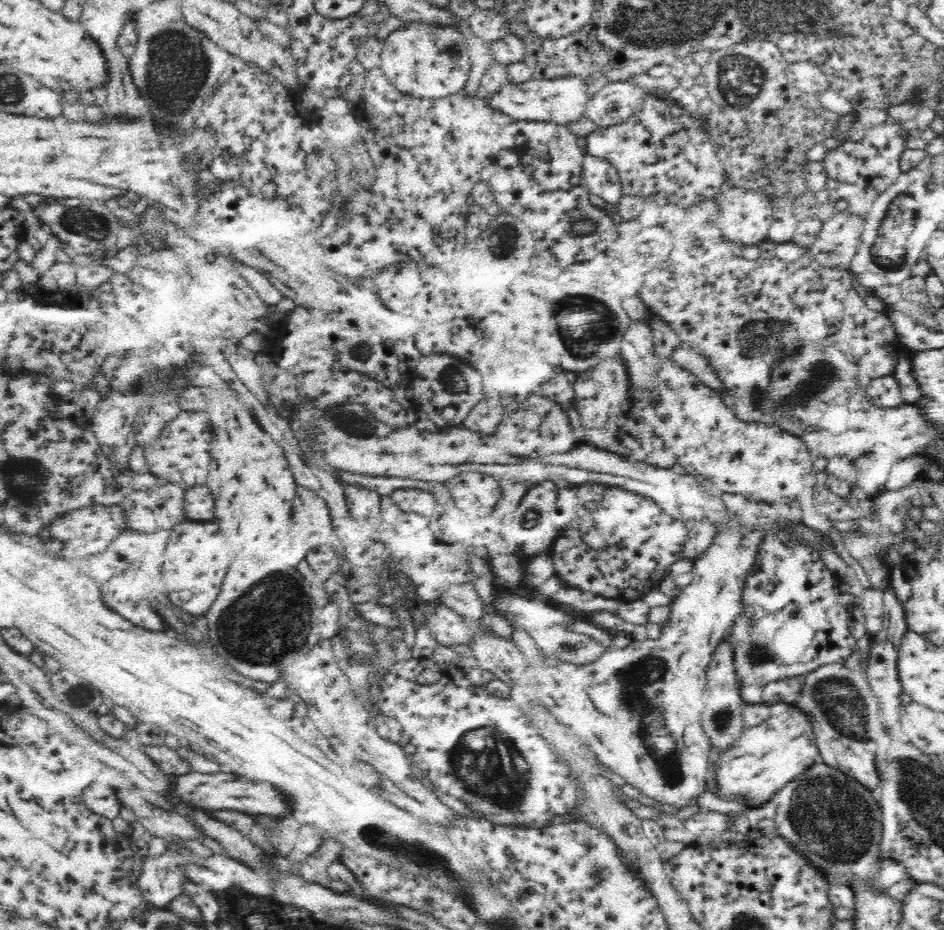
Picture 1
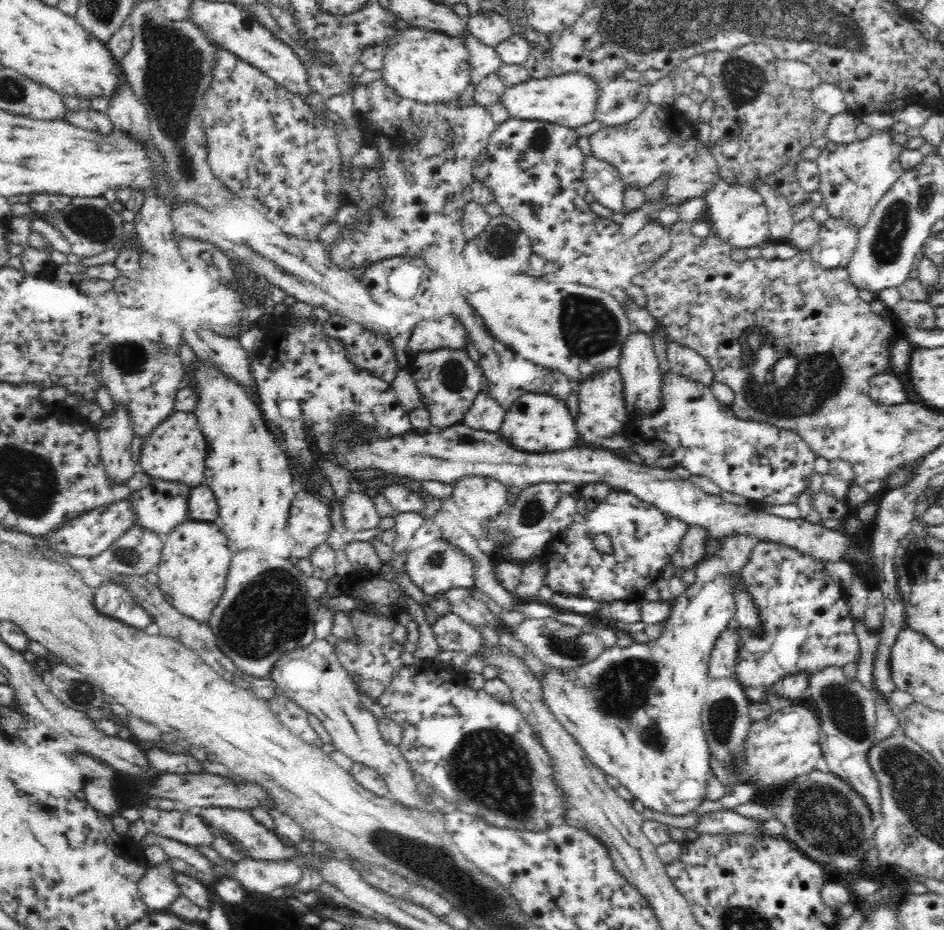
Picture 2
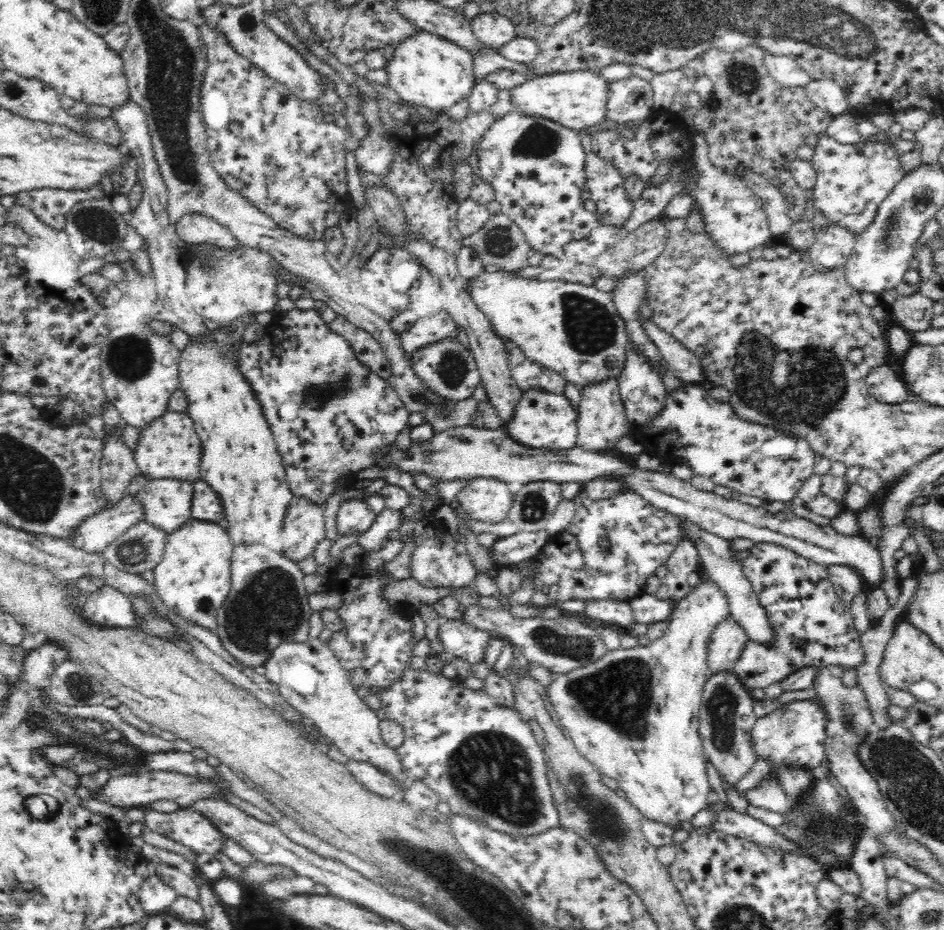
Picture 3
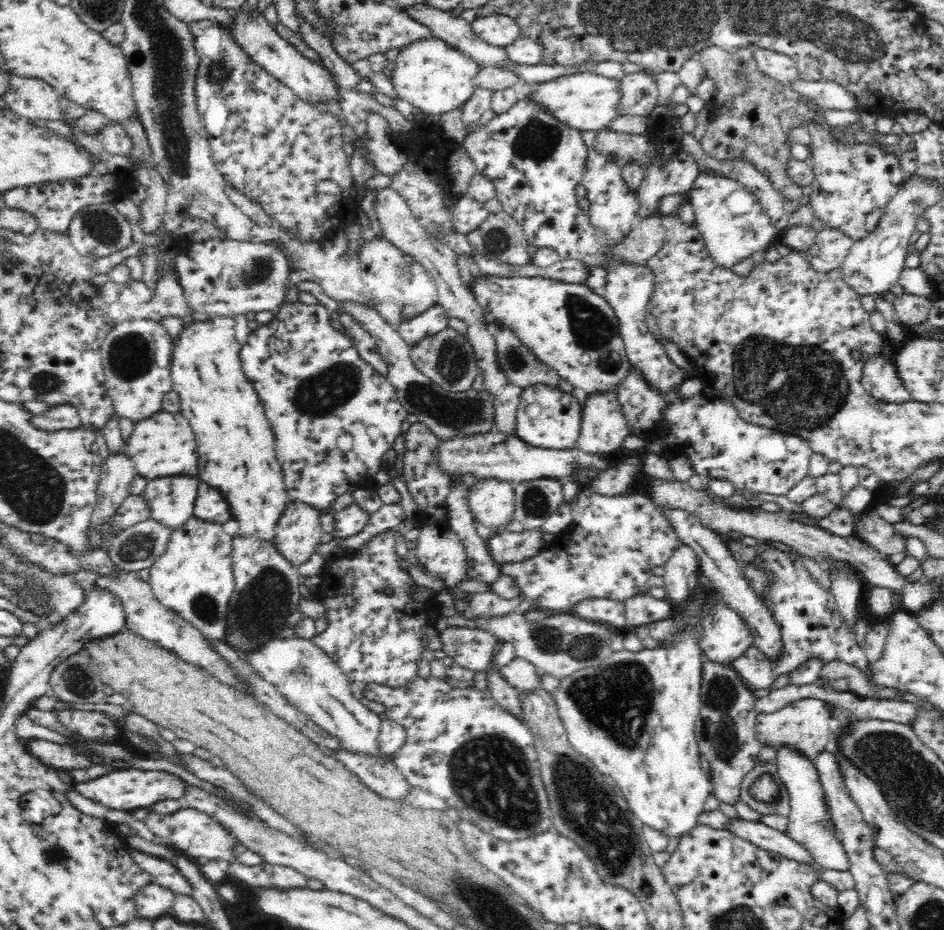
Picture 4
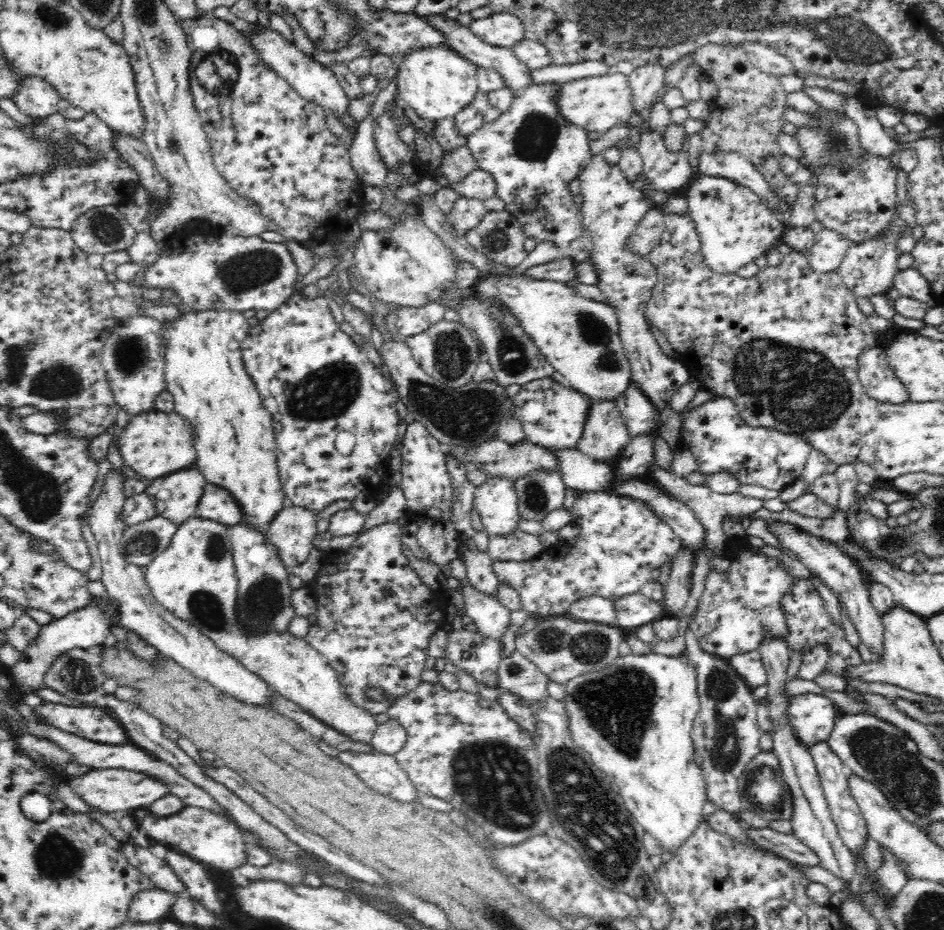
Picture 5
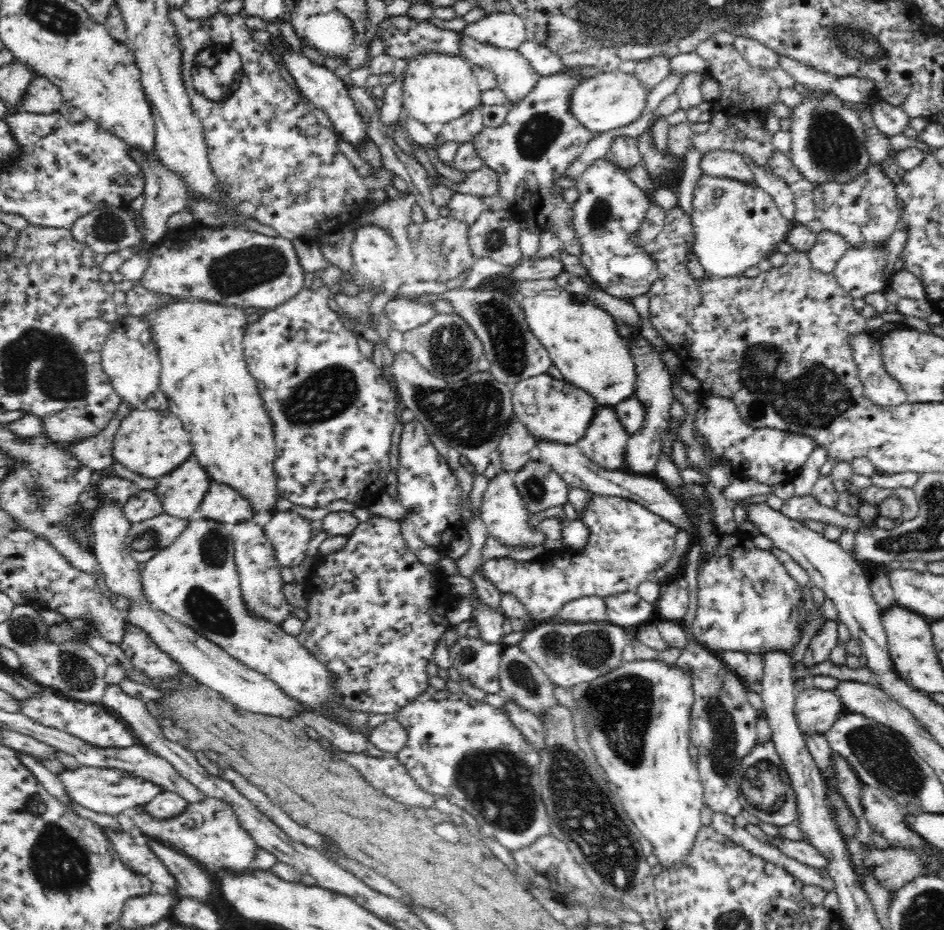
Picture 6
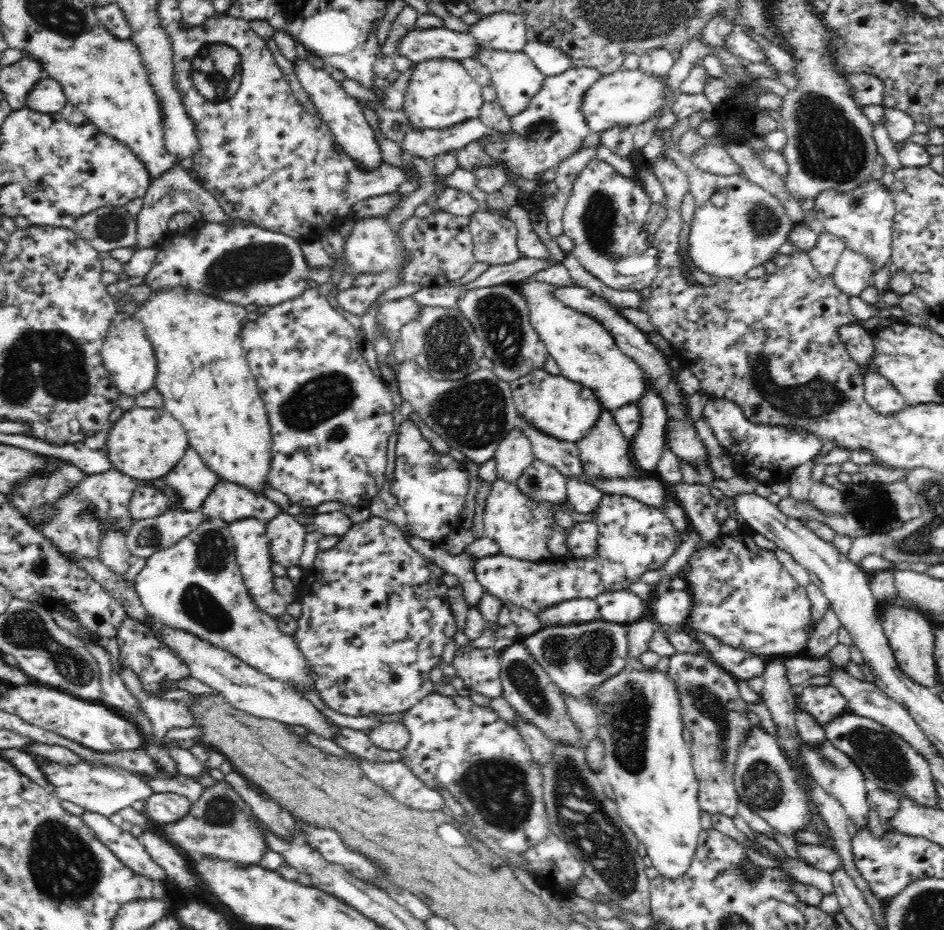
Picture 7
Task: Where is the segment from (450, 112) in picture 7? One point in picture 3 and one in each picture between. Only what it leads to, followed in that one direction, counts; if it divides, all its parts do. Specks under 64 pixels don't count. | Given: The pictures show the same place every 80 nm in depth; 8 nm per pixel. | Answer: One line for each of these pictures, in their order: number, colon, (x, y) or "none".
3: (424, 69)
4: (436, 77)
5: (437, 81)
6: (436, 87)

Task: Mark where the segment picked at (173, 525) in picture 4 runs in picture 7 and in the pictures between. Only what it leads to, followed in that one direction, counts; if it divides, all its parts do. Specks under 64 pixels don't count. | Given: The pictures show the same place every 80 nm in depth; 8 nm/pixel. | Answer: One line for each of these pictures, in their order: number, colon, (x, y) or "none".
5: (176, 495)
6: (181, 492)
7: (191, 480)

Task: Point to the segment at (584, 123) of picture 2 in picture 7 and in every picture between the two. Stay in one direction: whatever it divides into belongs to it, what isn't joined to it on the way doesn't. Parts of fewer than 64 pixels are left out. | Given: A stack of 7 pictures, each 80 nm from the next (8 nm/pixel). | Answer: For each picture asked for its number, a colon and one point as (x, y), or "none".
3: (576, 99)
4: (586, 101)
5: (598, 103)
6: (609, 100)
7: (626, 98)

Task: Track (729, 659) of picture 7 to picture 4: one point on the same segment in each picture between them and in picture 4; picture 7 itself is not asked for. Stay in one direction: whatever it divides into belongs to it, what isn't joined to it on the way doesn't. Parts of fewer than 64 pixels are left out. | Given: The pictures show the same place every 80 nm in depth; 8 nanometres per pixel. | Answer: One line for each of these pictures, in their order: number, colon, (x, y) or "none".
4: (811, 628)
5: (749, 666)
6: (749, 667)

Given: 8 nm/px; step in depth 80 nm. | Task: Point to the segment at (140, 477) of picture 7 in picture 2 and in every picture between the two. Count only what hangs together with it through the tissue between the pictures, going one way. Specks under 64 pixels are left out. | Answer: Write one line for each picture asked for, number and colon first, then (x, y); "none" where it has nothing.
2: (176, 451)
3: (169, 447)
4: (164, 445)
5: (155, 444)
6: (152, 443)

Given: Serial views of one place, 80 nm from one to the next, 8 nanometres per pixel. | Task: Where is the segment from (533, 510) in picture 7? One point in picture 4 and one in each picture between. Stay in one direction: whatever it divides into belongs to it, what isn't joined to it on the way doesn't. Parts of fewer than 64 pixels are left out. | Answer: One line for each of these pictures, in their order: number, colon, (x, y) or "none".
4: (491, 501)
5: (495, 500)
6: (505, 517)

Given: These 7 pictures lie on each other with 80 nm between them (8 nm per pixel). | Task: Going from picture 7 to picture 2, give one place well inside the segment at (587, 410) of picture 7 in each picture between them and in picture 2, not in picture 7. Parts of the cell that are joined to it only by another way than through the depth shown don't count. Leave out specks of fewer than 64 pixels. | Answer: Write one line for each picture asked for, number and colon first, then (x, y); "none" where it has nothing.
2: (535, 423)
3: (542, 420)
4: (546, 417)
5: (551, 415)
6: (552, 410)

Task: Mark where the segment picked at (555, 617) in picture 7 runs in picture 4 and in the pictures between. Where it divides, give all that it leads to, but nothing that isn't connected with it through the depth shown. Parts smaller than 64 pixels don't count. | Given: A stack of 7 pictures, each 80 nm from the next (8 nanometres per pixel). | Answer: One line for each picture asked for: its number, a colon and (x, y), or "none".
4: (602, 610)
5: (598, 609)
6: (589, 609)

